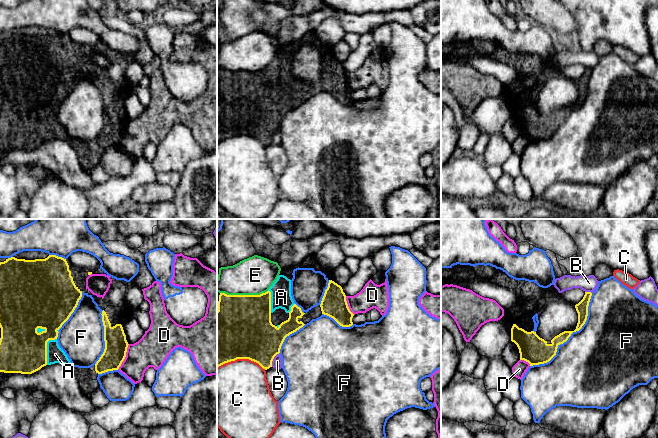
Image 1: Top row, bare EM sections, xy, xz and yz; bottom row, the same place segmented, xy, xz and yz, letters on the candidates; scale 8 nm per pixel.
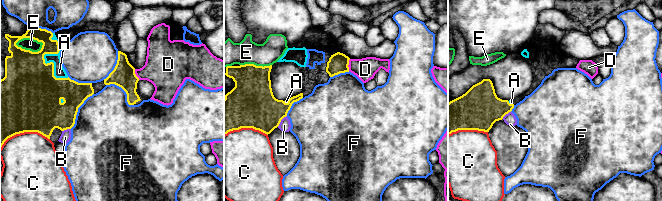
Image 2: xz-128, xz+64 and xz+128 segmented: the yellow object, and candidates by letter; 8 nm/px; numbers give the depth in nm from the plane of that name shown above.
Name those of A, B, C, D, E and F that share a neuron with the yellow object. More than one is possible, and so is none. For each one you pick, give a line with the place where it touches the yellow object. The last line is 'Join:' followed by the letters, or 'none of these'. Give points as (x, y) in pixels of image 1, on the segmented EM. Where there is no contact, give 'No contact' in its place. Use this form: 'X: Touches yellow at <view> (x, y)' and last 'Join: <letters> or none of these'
A: Touches yellow at xy (46, 349)
Join: A

